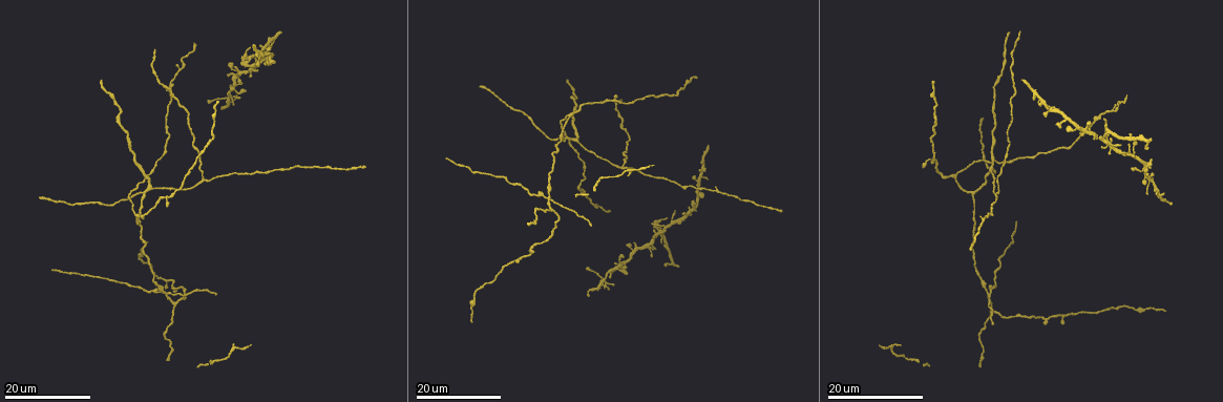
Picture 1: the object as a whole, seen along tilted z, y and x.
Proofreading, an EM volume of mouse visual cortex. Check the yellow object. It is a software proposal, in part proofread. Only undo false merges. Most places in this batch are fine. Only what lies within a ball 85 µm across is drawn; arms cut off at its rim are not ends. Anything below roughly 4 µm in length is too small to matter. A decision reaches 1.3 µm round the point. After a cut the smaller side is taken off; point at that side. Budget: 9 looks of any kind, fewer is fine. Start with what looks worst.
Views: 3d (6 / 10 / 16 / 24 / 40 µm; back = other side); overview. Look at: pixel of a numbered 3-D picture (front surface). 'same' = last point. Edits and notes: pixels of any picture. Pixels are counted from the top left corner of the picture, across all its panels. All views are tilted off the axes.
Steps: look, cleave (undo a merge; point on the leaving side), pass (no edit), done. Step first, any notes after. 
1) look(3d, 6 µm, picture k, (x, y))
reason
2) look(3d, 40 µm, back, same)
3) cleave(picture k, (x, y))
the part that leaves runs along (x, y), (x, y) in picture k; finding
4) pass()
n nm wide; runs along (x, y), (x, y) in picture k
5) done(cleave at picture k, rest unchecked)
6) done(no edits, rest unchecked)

look(3d, 24 µm, picture 1, (548, 199))
looks like a crossing

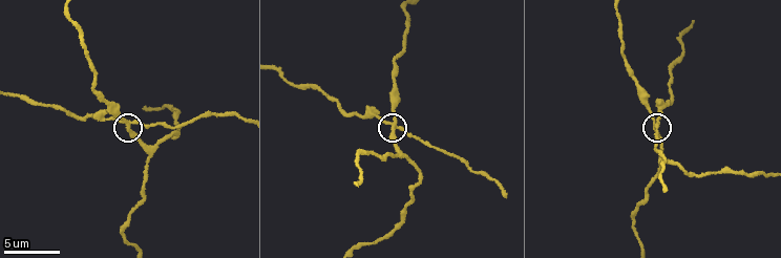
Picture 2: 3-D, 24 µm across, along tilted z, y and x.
look(3d, 6 µm, picture 2, (657, 121))

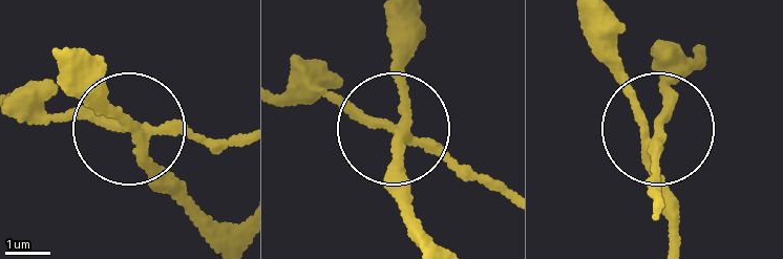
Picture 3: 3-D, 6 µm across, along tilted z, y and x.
cleave(picture 3, (208, 142))
side arm 30 µm; the part that leaves runs along (400, 133), (322, 94), (290, 93) in picture 3; a second neuron is stuck on

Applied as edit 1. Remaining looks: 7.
look(3d, 24 µm, picture 1, (227, 97))
four arms meet

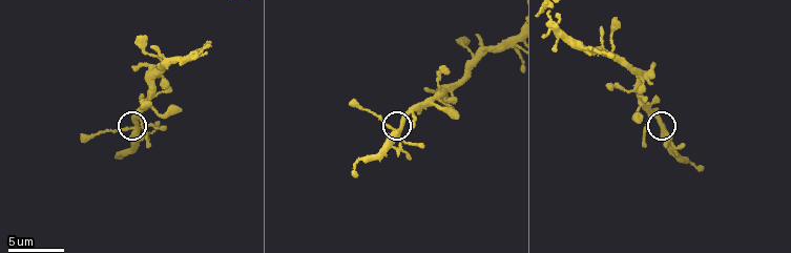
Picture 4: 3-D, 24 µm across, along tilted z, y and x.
look(3d, 10 µm, picture 4, (130, 129))

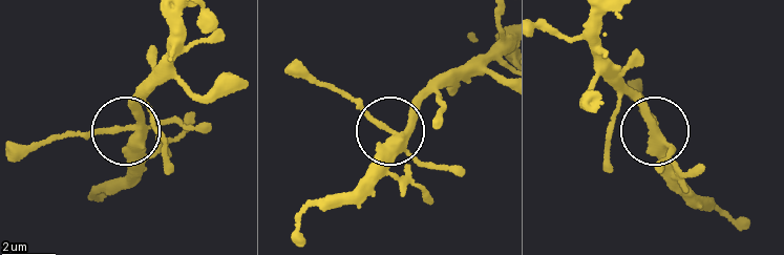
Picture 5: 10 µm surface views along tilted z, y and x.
pass()
one neuron here

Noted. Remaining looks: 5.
look(3d, 24 µm, picture 1, (142, 192))
three arms meet

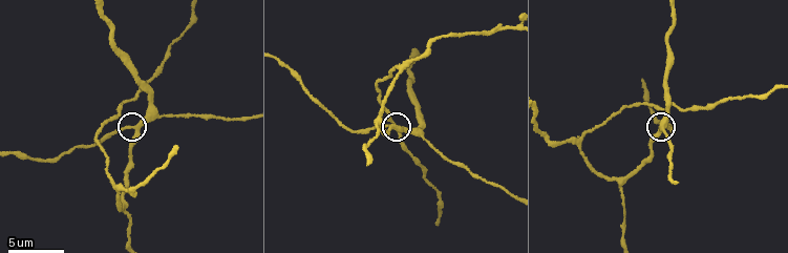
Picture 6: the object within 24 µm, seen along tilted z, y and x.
look(3d, 10 µm, picture 6, (134, 129))

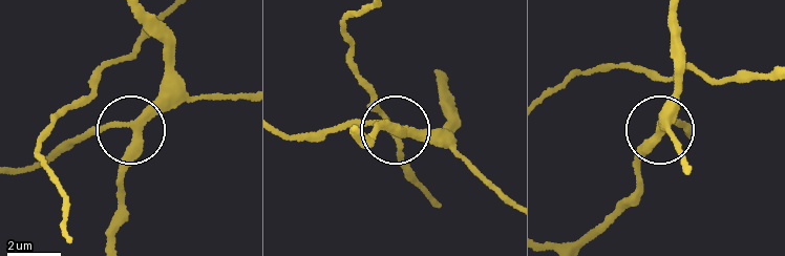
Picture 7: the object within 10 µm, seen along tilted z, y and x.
pass()
one neuron here

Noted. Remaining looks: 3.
look(3d, 24 µm, picture 1, (662, 225))
two arms in line, one across

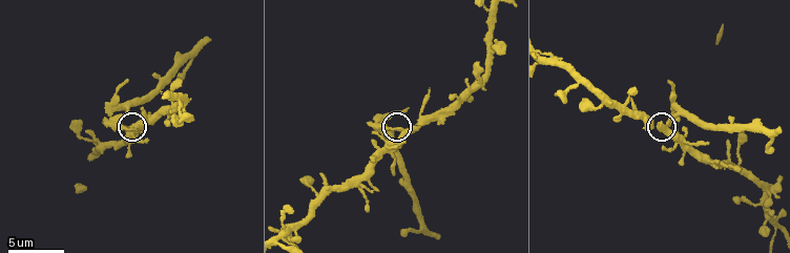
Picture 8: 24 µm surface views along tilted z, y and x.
look(3d, 6 µm, picture 8, (136, 123))

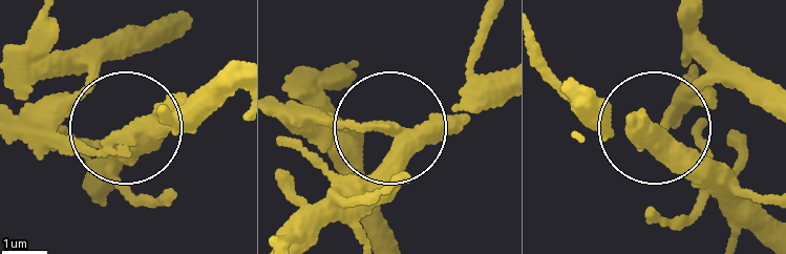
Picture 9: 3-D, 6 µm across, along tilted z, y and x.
cleave(picture 9, (66, 149))
side arm 15 µm; a second neuron is stuck on

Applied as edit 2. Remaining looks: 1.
done(cleave at picture 3, cleave at picture 9, rest unchecked)

